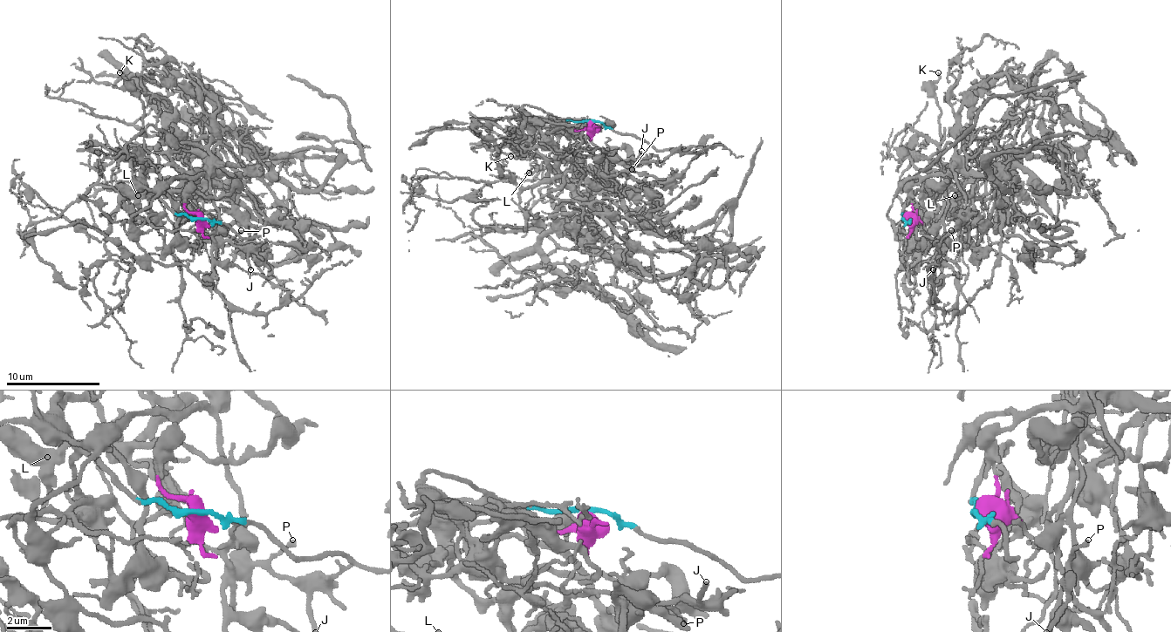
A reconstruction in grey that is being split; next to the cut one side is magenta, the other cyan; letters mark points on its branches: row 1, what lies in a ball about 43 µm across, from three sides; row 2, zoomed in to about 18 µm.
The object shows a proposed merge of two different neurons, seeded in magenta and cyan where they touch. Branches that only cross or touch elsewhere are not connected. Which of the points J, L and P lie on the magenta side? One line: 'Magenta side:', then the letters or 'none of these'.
Magenta side: J, P

